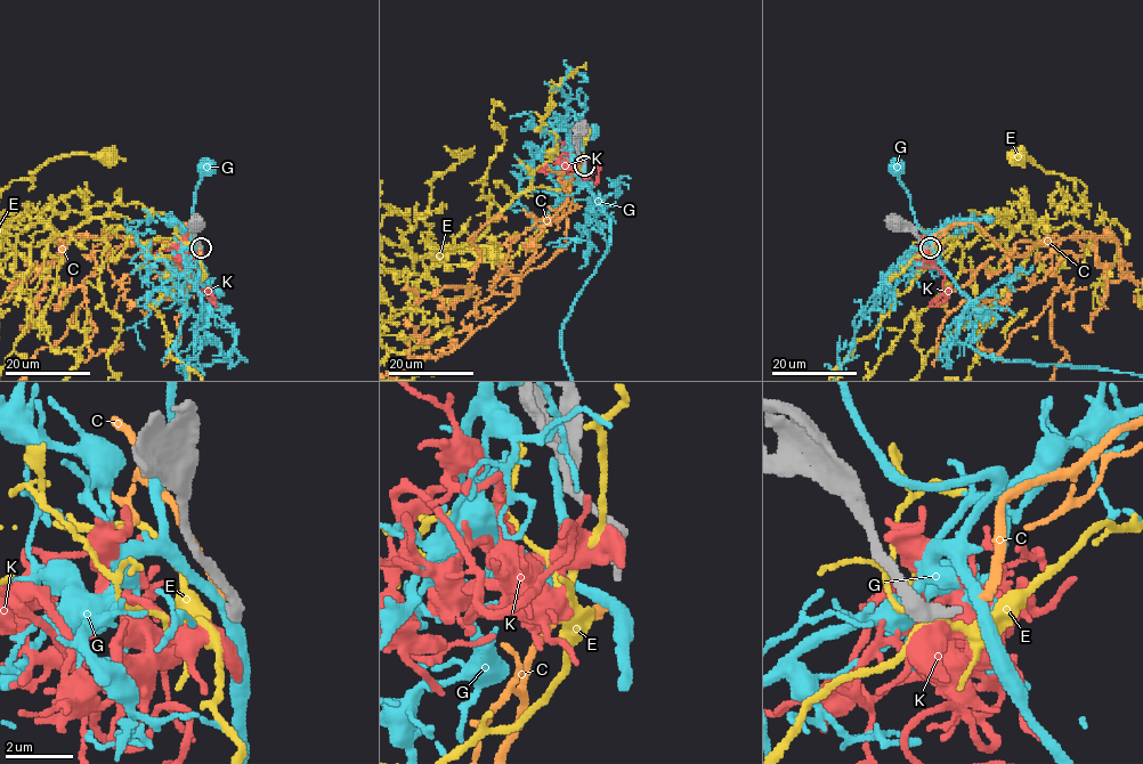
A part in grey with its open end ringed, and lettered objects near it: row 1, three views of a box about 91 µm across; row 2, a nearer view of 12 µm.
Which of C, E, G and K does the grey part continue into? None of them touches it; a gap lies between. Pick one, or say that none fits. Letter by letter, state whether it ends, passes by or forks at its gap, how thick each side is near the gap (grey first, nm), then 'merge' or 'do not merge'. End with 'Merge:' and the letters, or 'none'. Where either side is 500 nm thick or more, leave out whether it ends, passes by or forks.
C: it ends there; 240 nm thick on the grey side, 240 nm on the other; merge
E: it passes by; 240 nm thick on the grey side, 200 nm on the other; do not merge
G: it passes by; 240 nm thick on the grey side, 360 nm on the other; do not merge
K: it forks there; 240 nm thick on the grey side, 440 nm on the other; do not merge
Merge: C

